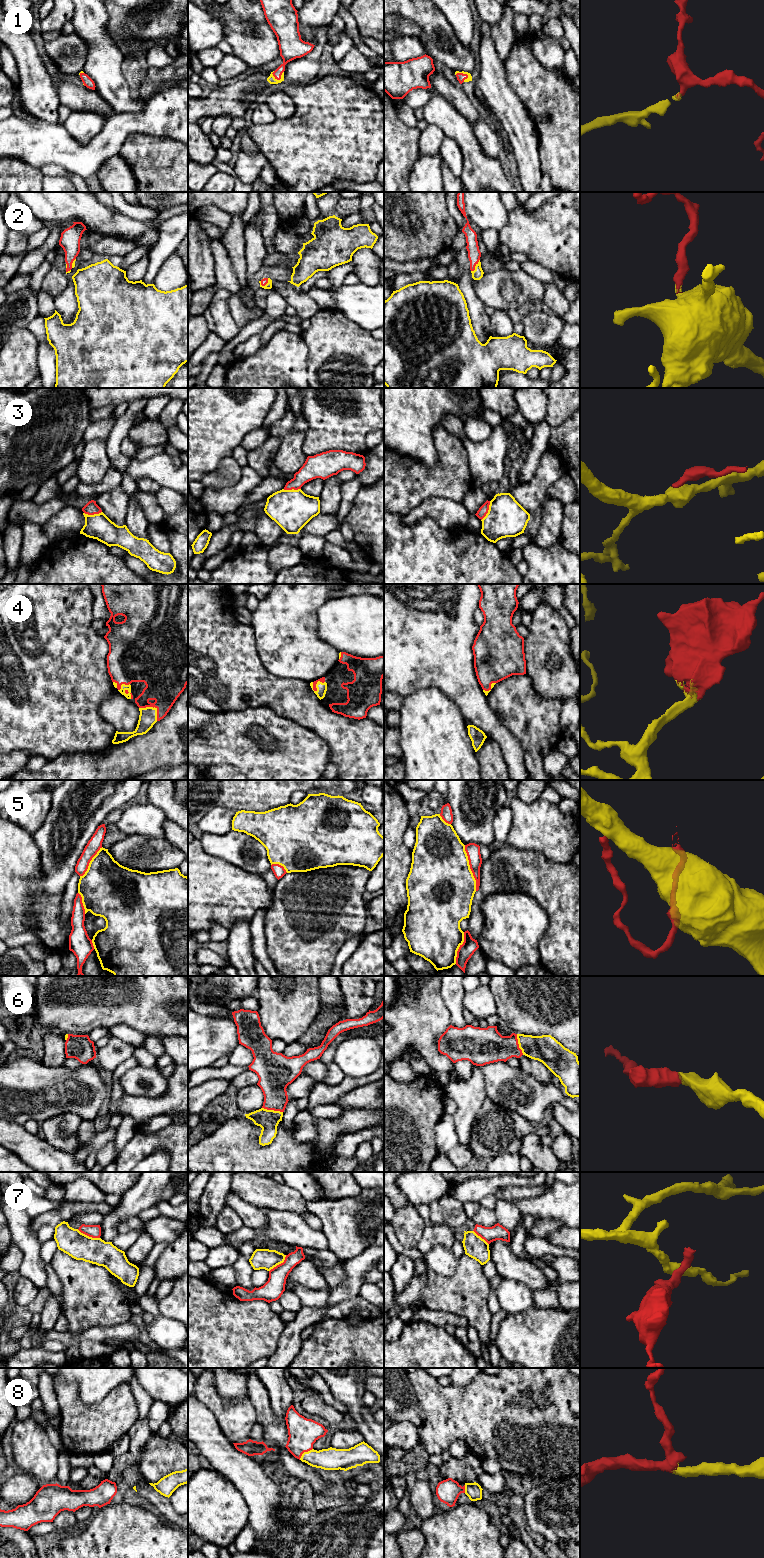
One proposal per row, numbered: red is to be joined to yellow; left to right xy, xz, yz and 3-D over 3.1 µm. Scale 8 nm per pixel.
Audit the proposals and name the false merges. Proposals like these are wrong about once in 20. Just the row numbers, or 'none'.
none

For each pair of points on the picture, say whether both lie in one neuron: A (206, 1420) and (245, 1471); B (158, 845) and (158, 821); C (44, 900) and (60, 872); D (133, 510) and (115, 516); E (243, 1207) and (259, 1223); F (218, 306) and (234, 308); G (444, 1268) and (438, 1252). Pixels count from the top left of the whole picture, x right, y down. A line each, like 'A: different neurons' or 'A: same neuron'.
A: same neuron
B: different neurons
C: different neurons
D: different neurons
E: same neuron
F: different neurons
G: same neuron

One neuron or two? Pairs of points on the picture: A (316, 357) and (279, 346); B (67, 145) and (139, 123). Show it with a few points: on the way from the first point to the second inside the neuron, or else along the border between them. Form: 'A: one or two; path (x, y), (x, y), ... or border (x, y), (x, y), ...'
A: two; border (299, 335), (307, 348), (308, 377)
B: one; path (85, 149), (99, 149), (121, 127)

